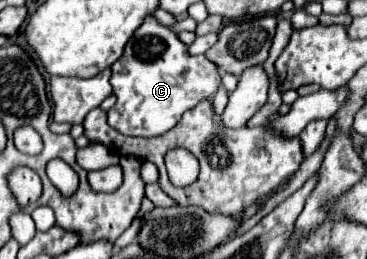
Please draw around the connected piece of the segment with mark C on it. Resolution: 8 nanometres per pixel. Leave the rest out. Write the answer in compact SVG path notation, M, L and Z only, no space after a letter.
M148 17L124 49L120 61L112 65L110 79L116 105L108 111L108 123L122 135L154 137L172 129L180 117L202 99L210 99L222 85L218 67L204 55L190 55L178 35Z

